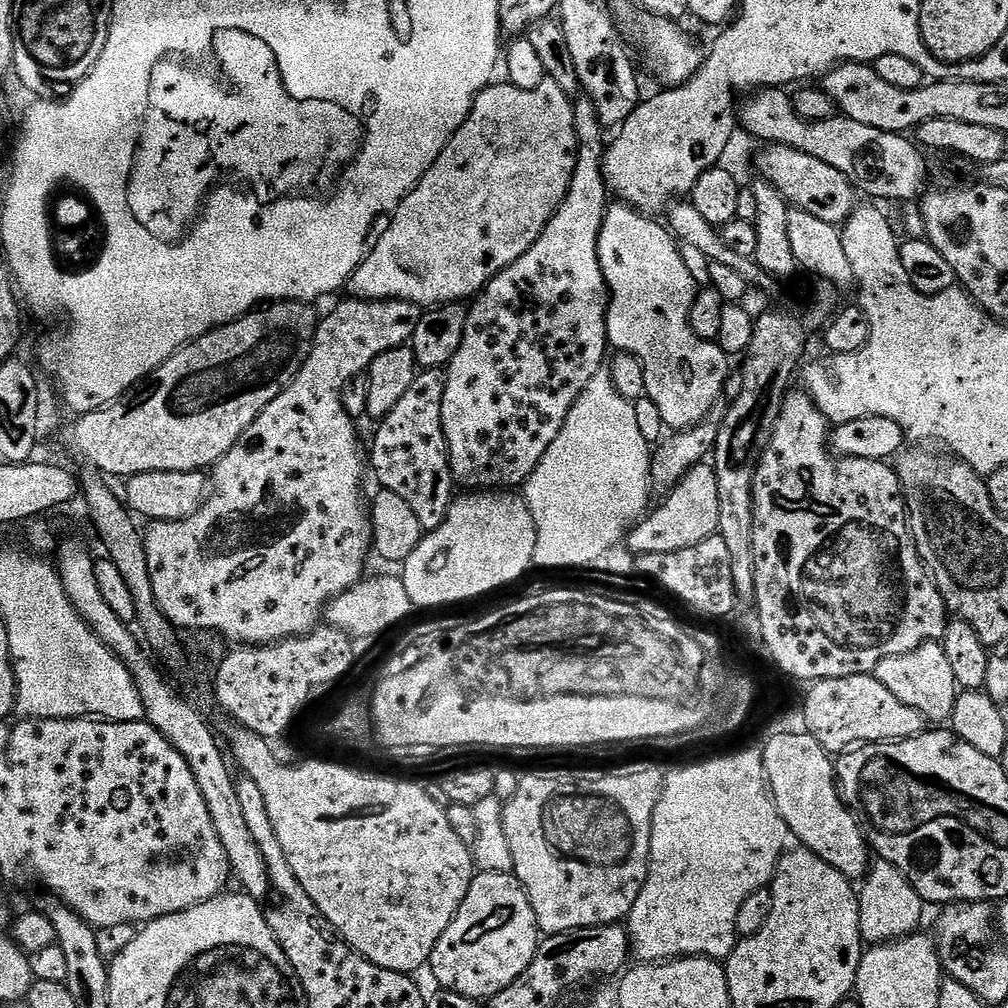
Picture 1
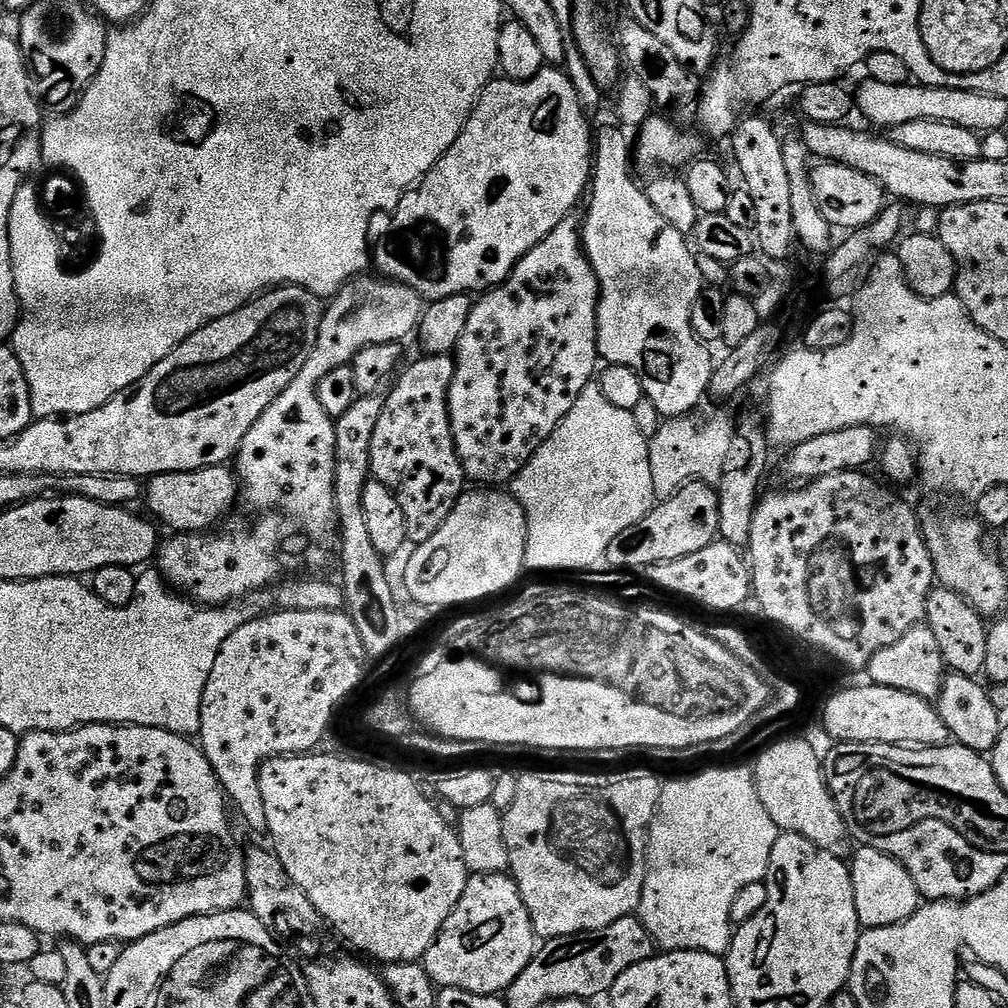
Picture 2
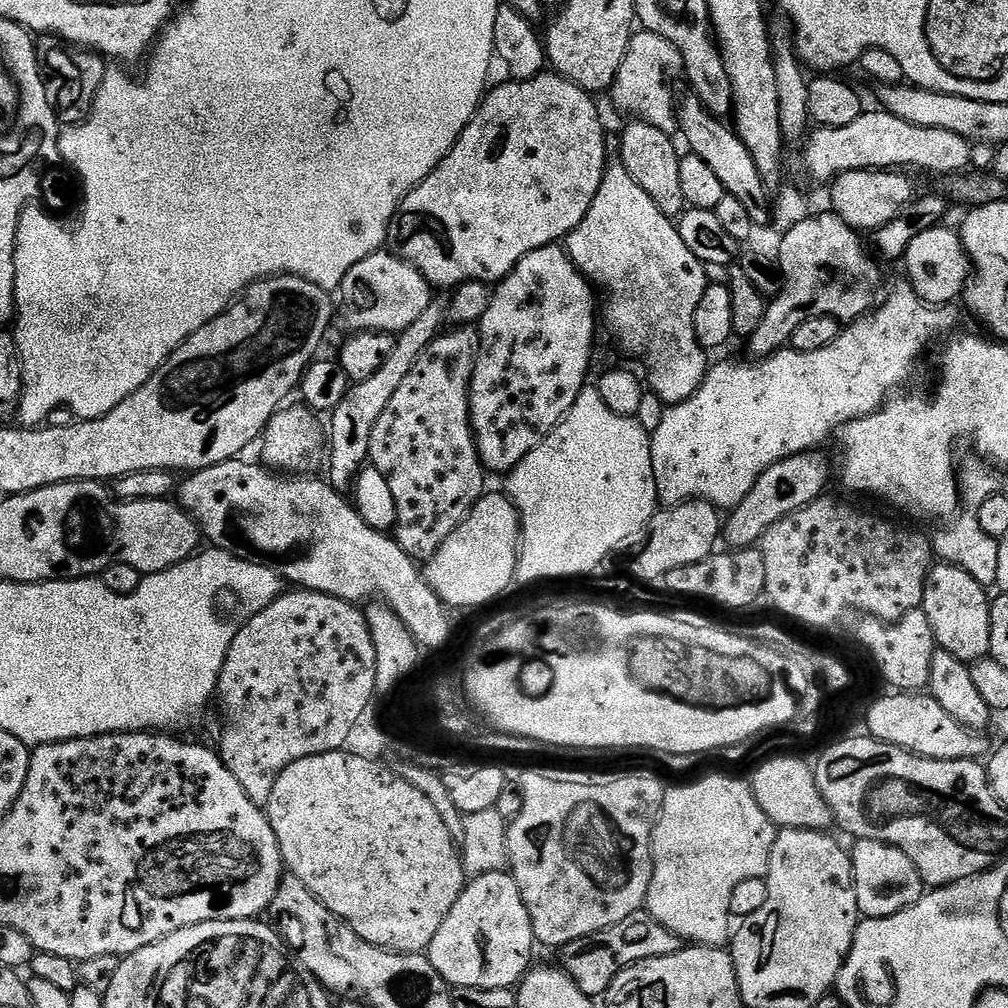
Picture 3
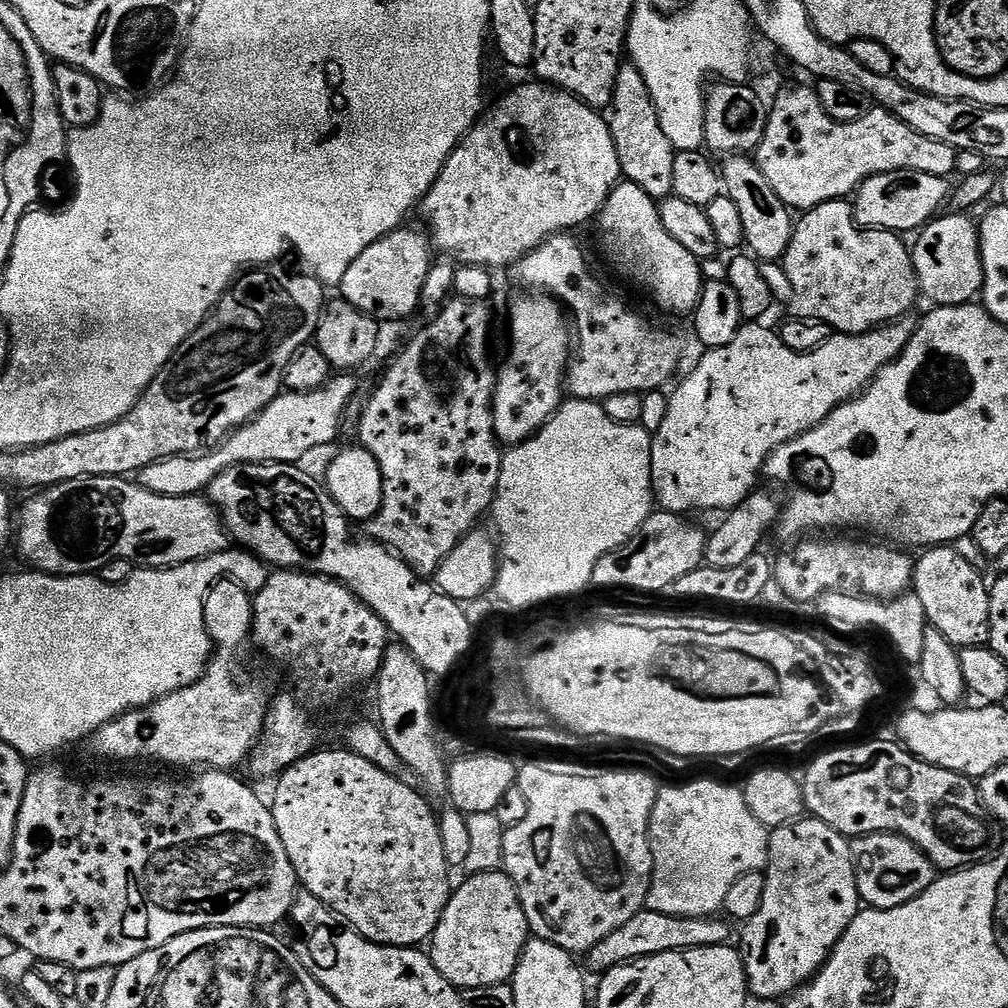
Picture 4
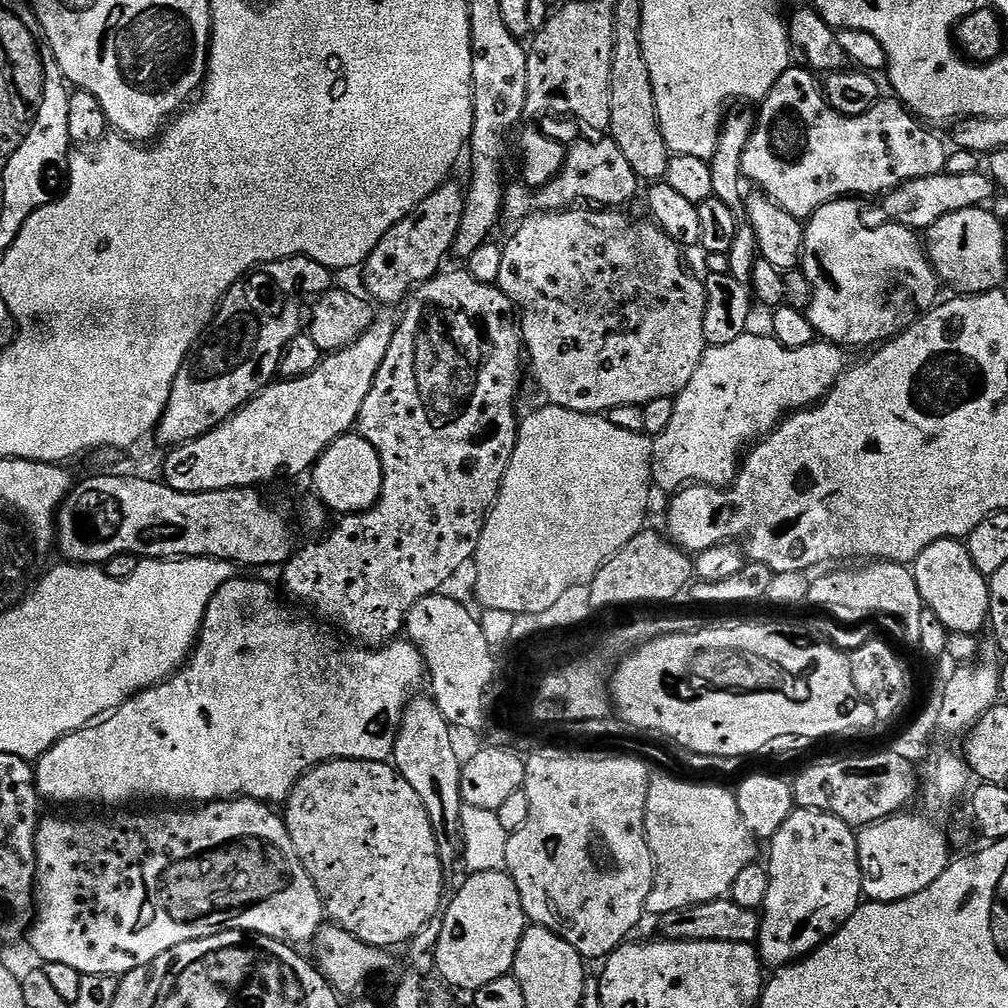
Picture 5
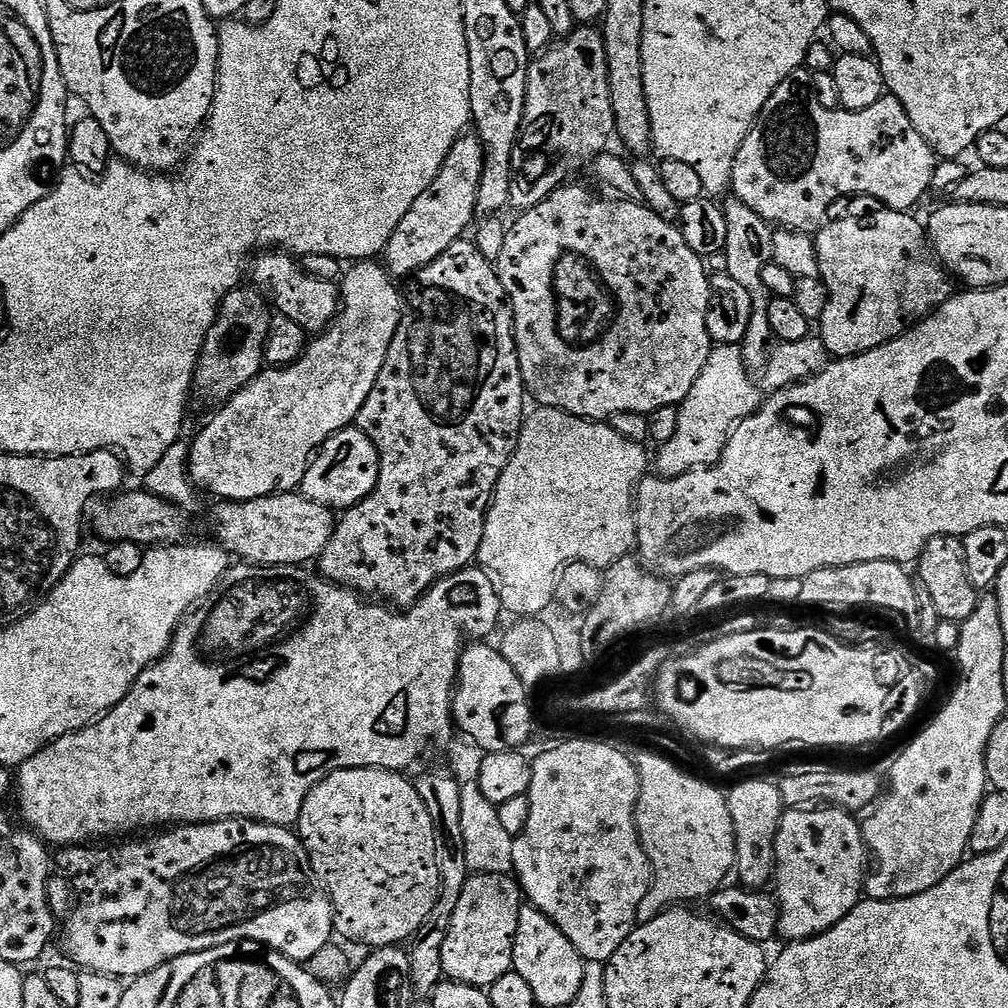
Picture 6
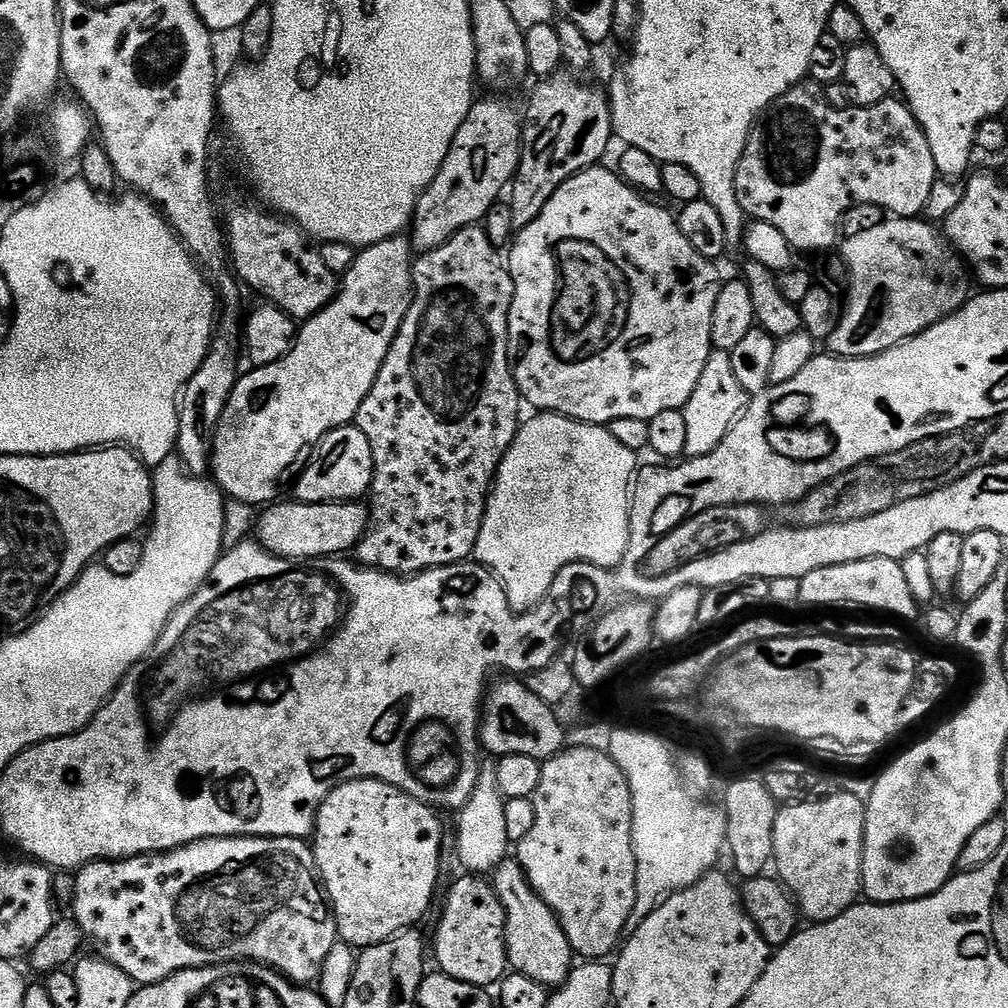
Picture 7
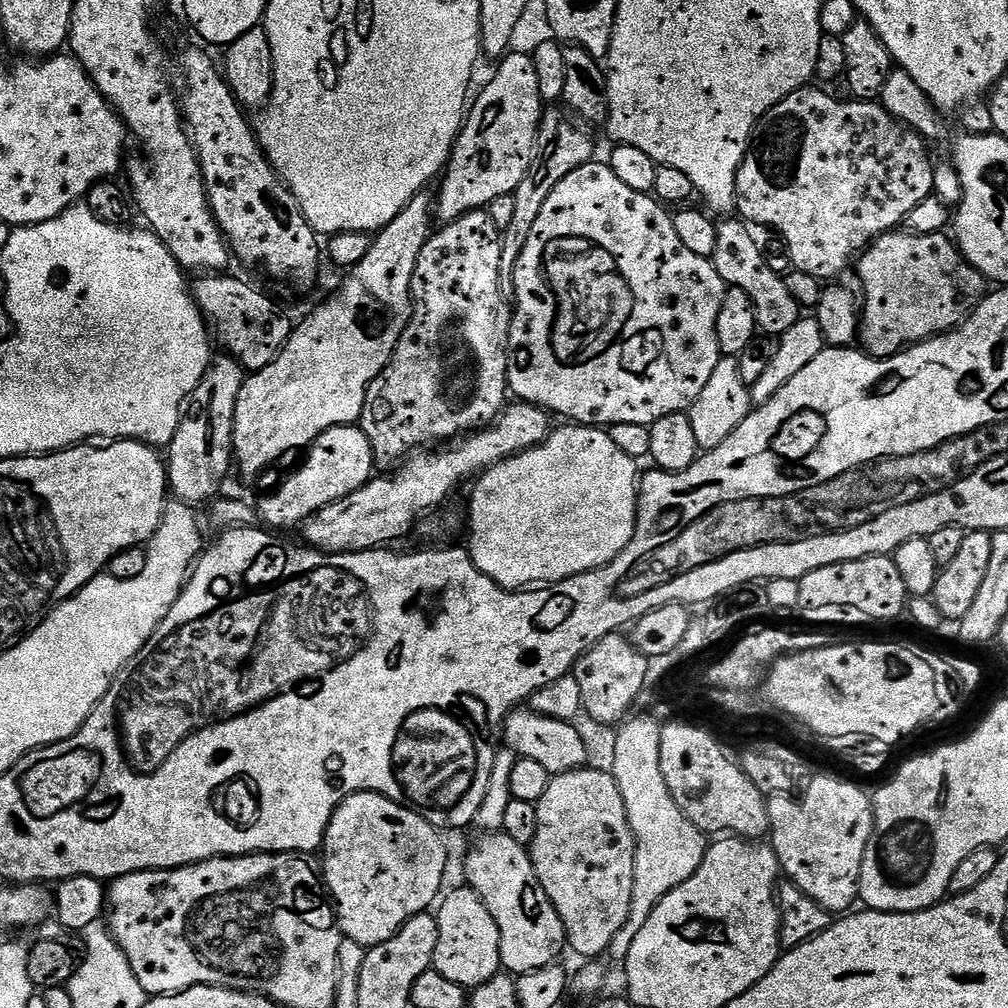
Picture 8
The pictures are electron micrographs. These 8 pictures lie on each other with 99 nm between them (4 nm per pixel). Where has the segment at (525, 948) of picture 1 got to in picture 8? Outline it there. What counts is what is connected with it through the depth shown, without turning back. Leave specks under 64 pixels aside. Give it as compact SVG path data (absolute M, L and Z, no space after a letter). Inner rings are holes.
M461 886L446 896L439 901L440 912L435 913L438 946L432 968L442 974L442 978L450 978L450 982L458 982L466 990L475 990L501 971L498 922L490 918L490 910L486 910L482 898L472 888Z

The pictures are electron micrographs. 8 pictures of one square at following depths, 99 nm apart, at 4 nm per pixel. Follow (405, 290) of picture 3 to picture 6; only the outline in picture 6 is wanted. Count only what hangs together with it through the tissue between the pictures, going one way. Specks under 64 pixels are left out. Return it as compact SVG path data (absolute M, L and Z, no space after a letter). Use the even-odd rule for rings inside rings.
M475 134L461 136L454 142L438 178L430 182L430 190L410 206L406 218L398 222L398 230L394 230L390 242L384 247L382 260L393 277L411 277L467 233L466 228L470 228L476 218L477 188L483 173L484 146L480 137Z

